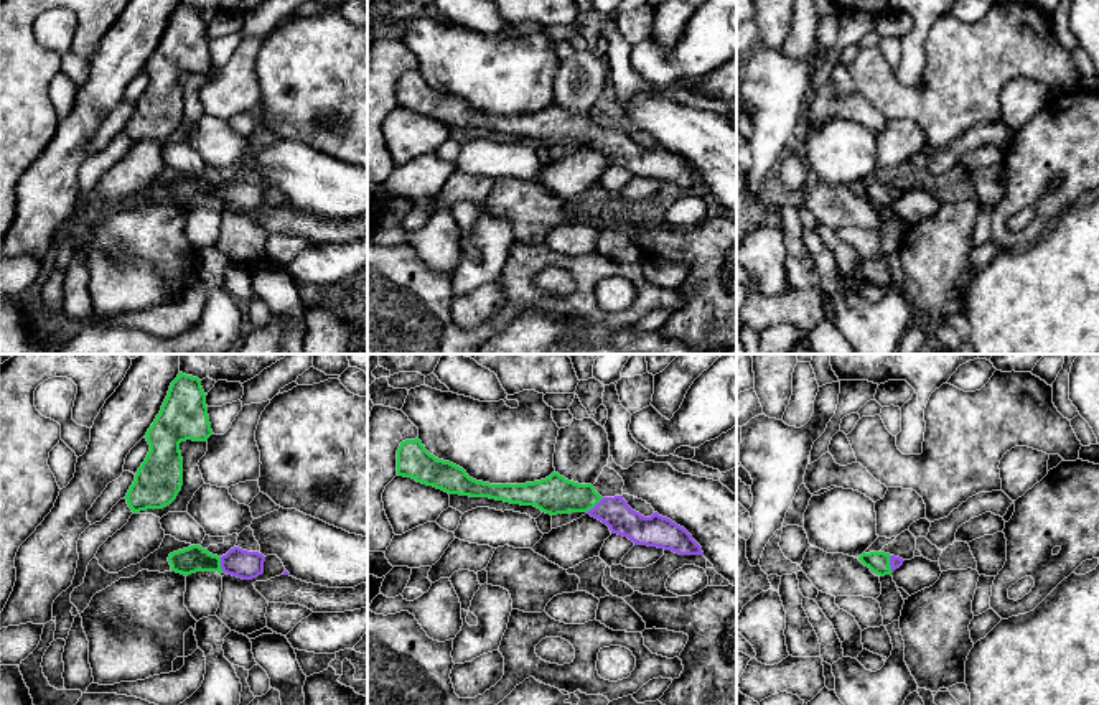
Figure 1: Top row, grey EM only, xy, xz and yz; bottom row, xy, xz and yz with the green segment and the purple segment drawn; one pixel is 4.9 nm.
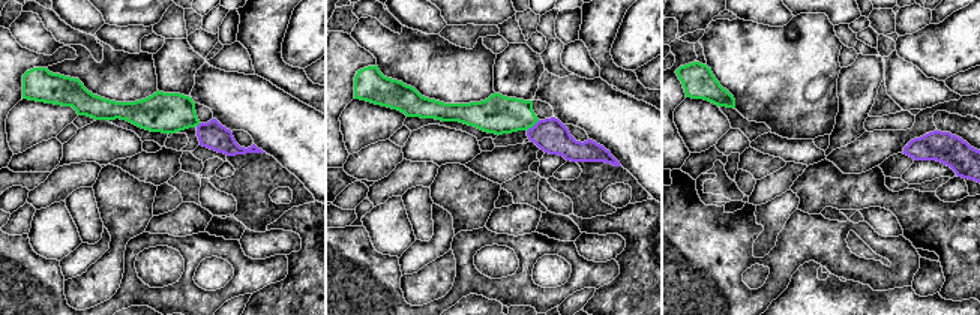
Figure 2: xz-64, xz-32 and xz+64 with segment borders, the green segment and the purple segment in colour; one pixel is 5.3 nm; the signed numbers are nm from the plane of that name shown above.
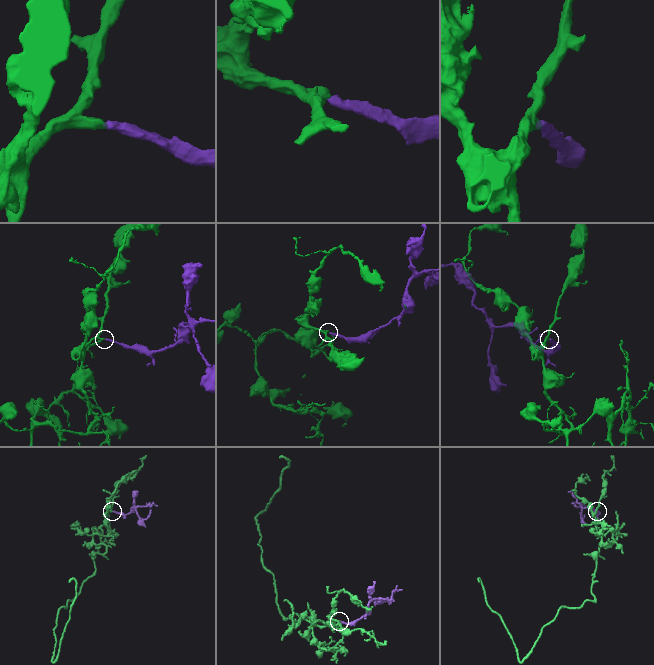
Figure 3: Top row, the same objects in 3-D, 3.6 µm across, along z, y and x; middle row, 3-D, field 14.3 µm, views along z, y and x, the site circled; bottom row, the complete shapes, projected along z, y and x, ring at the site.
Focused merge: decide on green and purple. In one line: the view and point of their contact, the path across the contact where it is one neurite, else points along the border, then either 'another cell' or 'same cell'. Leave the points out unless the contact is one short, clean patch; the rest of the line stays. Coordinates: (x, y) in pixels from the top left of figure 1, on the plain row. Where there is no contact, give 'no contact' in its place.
xz (595, 135) | across xz (554, 126), (584, 129), (595, 135), (615, 144) | same cell

